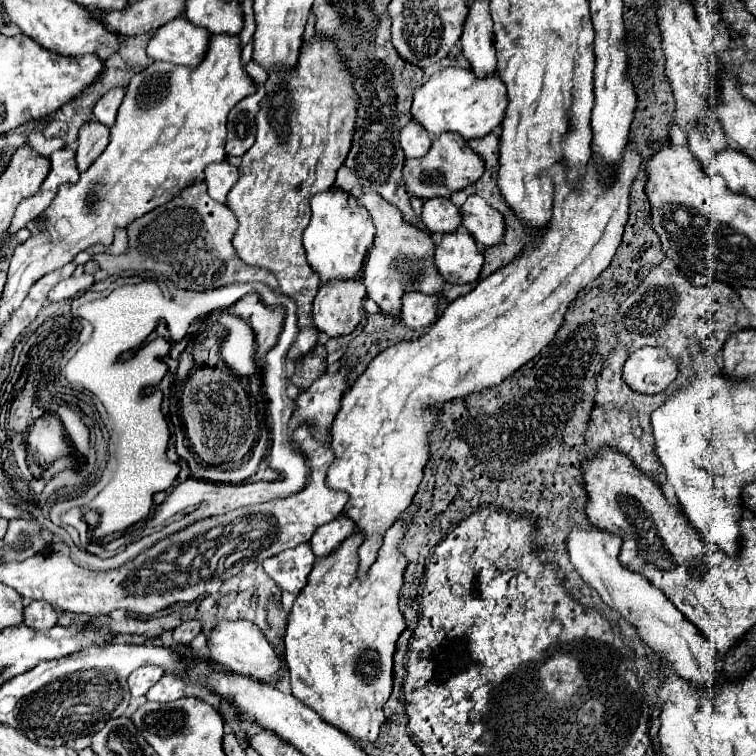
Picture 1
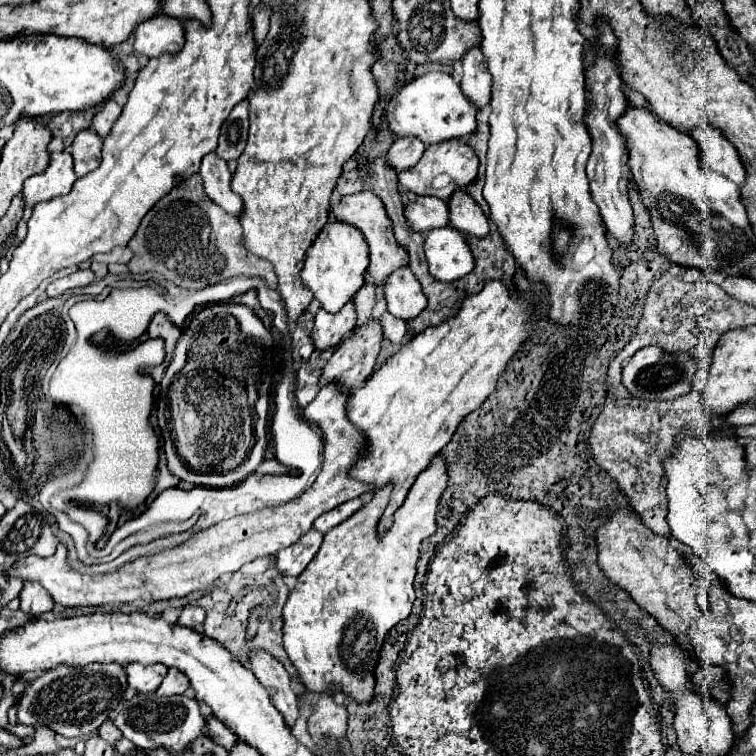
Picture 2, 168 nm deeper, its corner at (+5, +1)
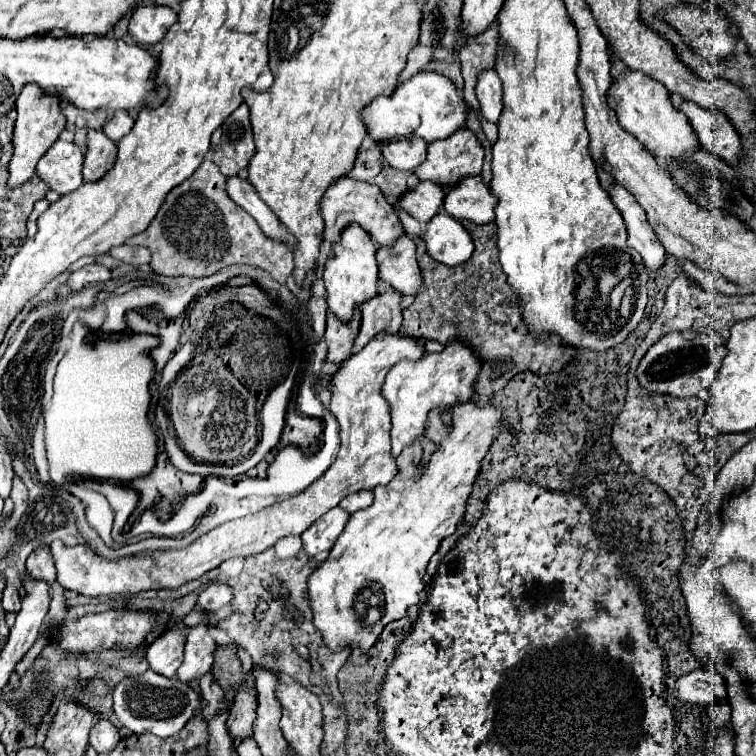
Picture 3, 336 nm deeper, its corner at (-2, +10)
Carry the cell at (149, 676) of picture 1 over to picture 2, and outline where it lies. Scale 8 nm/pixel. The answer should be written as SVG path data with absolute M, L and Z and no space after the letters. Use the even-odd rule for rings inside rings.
M129 664L127 666L127 676L129 676L129 686L133 686L137 692L153 692L159 688L161 680L167 674L165 664Z

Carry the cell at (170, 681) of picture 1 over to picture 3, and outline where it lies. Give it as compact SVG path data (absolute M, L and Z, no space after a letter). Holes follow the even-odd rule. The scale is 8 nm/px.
M196 625L188 631L186 649L184 649L184 661L178 669L180 681L194 681L200 679L210 671L212 665L212 653L214 653L216 641L208 635L208 625Z

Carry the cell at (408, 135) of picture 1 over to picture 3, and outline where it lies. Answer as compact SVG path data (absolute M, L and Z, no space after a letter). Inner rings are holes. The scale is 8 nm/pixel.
M396 139L380 145L384 161L400 171L414 171L426 159L426 141Z

